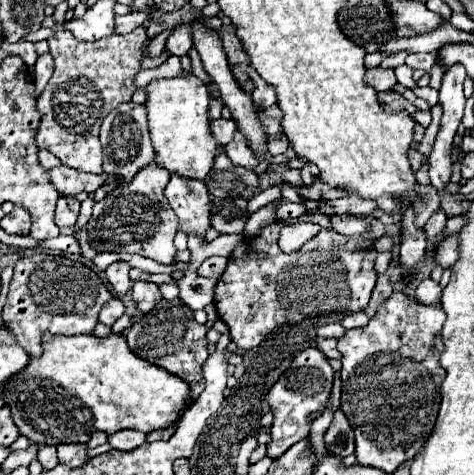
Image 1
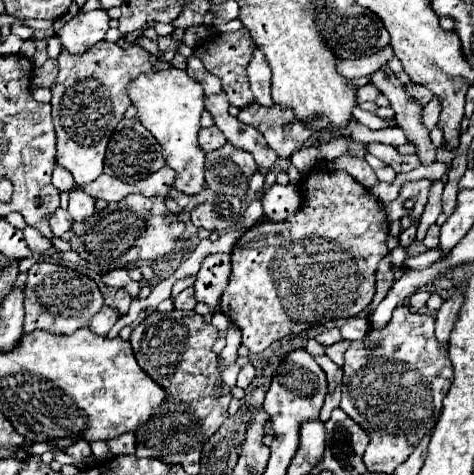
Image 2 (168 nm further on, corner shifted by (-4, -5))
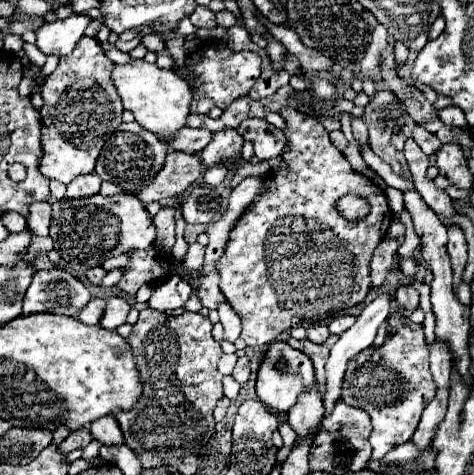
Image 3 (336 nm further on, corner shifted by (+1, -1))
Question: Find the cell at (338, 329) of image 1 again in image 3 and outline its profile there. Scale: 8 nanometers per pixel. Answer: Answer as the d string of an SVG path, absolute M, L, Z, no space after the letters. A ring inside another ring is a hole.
M326 326L308 328L308 340L312 340L312 342L318 342L318 344L320 344L320 342L326 342L328 336L330 336L330 332L328 332Z

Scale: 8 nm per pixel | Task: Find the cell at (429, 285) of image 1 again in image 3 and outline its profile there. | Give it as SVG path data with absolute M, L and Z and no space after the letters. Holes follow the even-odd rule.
M402 286L396 292L396 302L398 302L400 310L406 310L406 312L412 312L418 308L418 298L420 298L420 294L412 286Z

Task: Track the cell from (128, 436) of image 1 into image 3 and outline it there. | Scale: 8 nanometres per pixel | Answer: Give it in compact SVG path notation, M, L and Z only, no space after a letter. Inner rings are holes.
M104 416L104 418L96 420L96 422L92 422L90 424L90 432L92 432L94 440L100 442L100 444L108 444L108 446L110 444L116 444L116 446L124 444L124 436L120 432L120 424L116 424L114 416Z

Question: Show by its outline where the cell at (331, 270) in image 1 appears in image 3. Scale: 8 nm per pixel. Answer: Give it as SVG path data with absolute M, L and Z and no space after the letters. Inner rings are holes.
M284 108L280 116L286 120L284 134L290 142L290 150L280 158L280 166L268 176L266 190L248 206L232 228L226 252L218 262L222 276L220 290L224 290L226 302L240 316L242 338L252 348L274 342L278 334L288 328L310 328L326 318L334 318L350 306L364 302L370 288L370 258L394 218L384 192L350 168L344 154L330 142L328 130L318 118L302 114L294 108ZM346 194L364 198L370 204L370 212L360 220L344 218L336 210L336 202Z

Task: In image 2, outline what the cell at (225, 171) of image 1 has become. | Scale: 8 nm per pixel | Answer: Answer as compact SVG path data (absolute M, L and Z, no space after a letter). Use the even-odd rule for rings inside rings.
M229 142L205 158L205 182L219 194L243 196L249 190L249 178L255 170L253 156Z

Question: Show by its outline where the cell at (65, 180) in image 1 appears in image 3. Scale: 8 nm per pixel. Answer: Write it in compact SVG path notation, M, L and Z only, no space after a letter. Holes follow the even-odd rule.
M168 152L164 168L156 174L156 178L148 186L140 188L136 196L142 204L178 196L200 176L200 172L202 168L196 156L184 152Z

